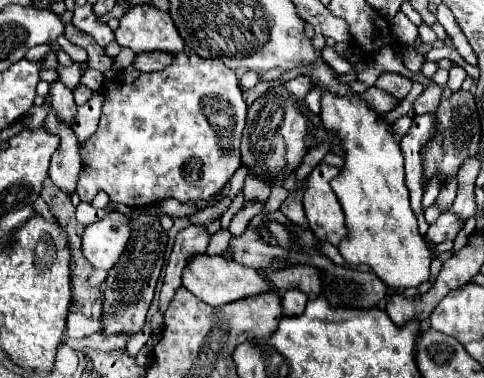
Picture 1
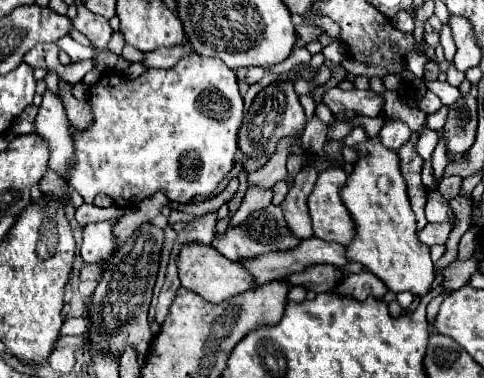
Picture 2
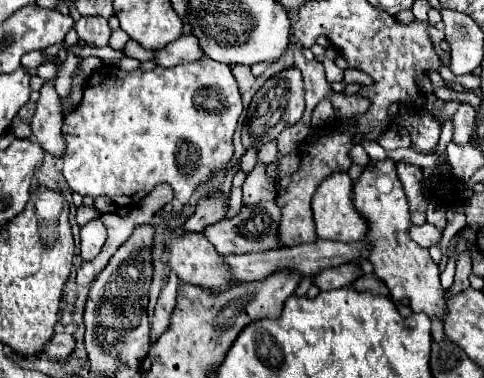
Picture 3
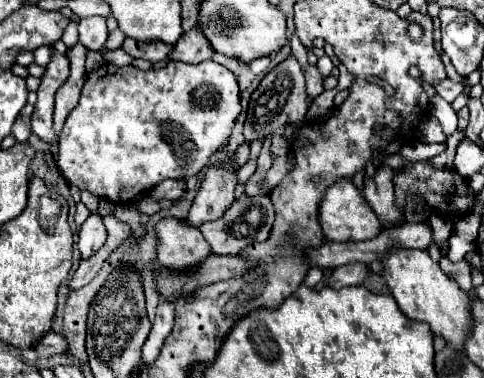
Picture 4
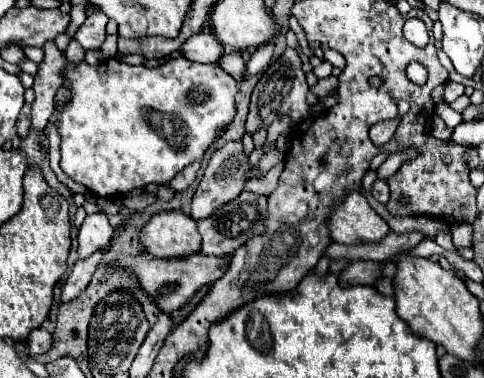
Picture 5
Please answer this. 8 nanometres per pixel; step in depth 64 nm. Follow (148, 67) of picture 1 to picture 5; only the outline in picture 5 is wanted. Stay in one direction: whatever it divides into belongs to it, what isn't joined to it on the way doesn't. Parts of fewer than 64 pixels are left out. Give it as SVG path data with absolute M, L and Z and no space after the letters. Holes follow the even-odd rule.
M198 32L190 36L182 46L180 54L192 62L218 62L220 56L224 54L224 48L216 42L216 38L210 32Z

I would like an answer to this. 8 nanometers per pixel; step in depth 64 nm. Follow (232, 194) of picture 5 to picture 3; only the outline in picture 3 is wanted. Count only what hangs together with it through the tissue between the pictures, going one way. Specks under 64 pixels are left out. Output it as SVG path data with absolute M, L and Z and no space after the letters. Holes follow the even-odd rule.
M220 192L210 198L202 198L200 204L196 206L196 212L186 220L182 232L204 232L206 226L220 222L226 216L226 196Z

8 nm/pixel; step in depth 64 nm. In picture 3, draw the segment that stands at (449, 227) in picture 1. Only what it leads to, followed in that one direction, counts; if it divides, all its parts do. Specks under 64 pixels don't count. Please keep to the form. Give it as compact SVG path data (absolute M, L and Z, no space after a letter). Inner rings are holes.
M426 222L424 226L412 226L410 228L410 238L420 246L430 248L432 244L438 244L442 240L442 230Z

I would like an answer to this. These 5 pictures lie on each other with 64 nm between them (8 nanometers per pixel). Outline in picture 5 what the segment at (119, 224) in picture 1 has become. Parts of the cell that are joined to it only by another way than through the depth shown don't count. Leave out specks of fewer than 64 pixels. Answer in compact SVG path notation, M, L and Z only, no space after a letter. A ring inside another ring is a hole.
M90 214L80 226L78 232L78 256L88 258L94 252L106 248L106 244L112 238L112 226L106 218L106 214Z

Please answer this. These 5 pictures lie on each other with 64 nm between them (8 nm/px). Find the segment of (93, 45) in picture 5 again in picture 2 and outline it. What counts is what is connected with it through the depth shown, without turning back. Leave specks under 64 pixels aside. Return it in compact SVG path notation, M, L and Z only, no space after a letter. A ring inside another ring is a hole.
M76 2L76 8L78 8L78 14L76 14L76 18L72 20L74 28L76 28L78 32L82 32L84 36L88 36L94 46L106 48L106 44L108 44L108 40L110 40L110 36L112 36L112 28L110 28L108 20L102 18L102 16L92 14L82 2Z

